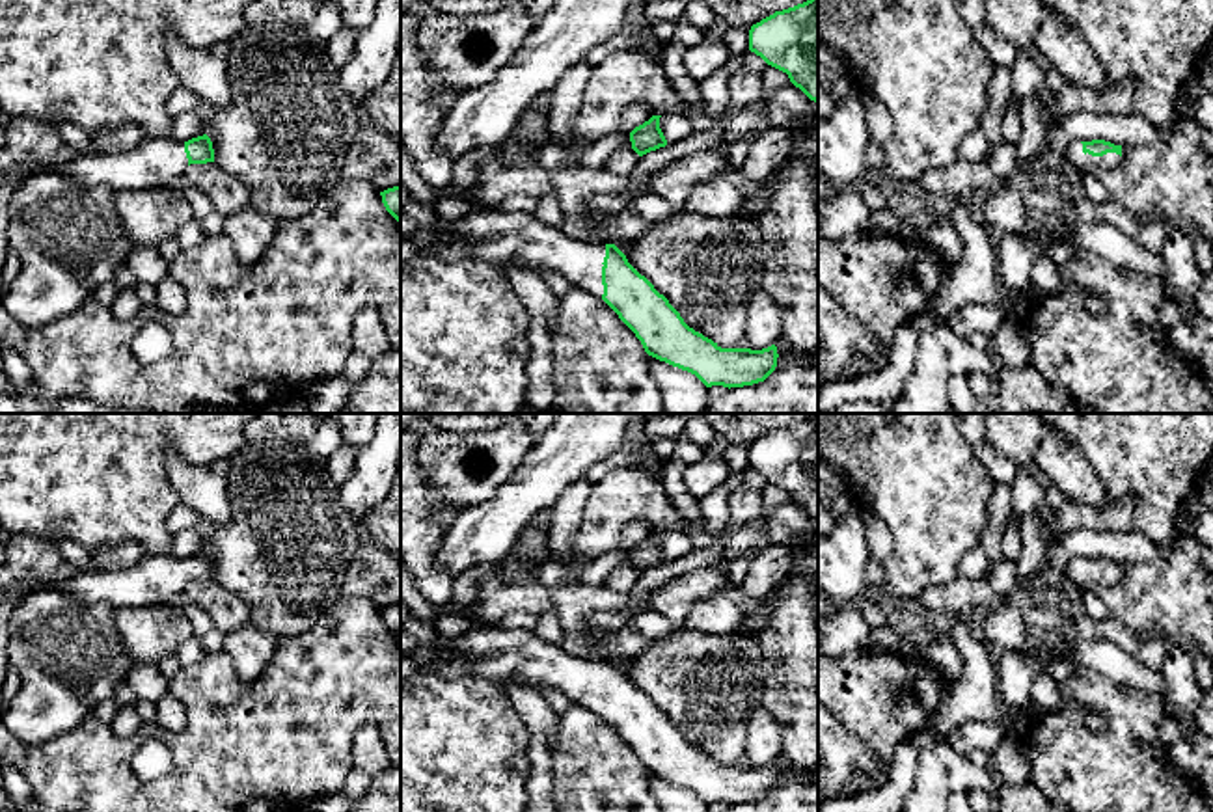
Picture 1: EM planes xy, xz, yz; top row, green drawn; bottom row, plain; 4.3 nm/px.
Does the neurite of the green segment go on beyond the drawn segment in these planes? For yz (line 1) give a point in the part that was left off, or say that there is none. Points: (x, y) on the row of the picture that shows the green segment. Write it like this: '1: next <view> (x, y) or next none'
1: next yz (1074, 151)

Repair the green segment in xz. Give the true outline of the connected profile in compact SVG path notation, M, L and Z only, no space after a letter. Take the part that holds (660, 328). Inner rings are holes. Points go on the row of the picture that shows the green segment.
M475 209L455 222L436 220L417 229L401 214L401 240L410 237L416 250L453 259L481 259L496 266L520 266L533 272L561 274L570 287L602 298L619 318L635 333L645 352L660 361L695 374L706 387L743 387L764 382L777 367L777 346L762 350L721 348L712 339L689 328L680 313L641 276L615 244L585 242L566 235L561 227L544 225L535 214L505 212L499 209Z

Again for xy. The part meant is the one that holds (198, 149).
M203 134L188 142L143 138L130 151L78 153L71 162L50 166L48 171L114 190L145 190L168 186L173 177L184 175L190 164L207 162L214 162L214 149L211 138Z

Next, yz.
M1105 140L1071 142L1064 155L1079 169L1111 169L1122 162L1122 145Z

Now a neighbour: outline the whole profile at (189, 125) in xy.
M186 112L173 119L171 138L179 142L188 142L192 138L205 134L207 123L196 112Z

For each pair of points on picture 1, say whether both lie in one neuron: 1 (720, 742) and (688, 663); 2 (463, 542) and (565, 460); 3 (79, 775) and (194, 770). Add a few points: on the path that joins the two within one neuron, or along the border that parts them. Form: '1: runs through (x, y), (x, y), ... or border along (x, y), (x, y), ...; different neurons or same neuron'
1: runs through (716, 723), (708, 690), (701, 682); same neuron
2: runs through (489, 529), (539, 479); same neuron
3: runs through (107, 788), (110, 792), (166, 792); same neuron

